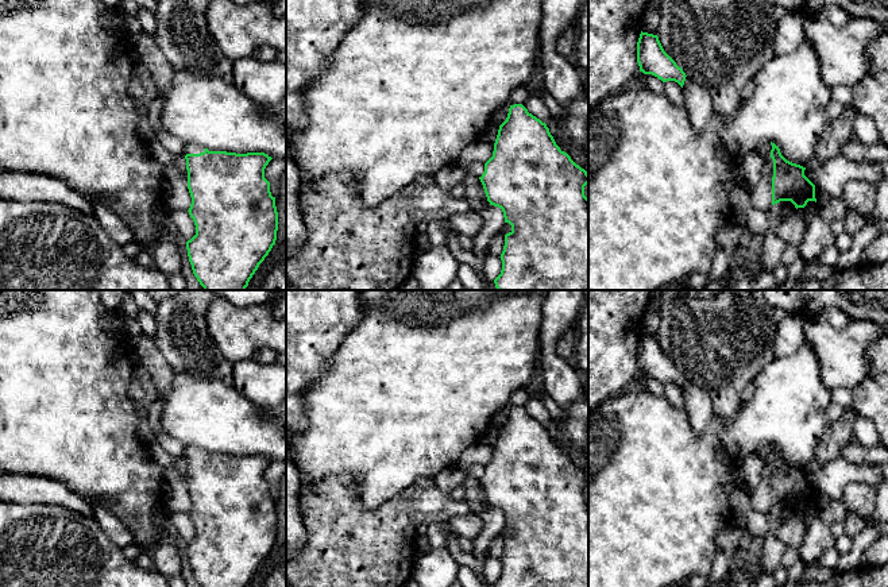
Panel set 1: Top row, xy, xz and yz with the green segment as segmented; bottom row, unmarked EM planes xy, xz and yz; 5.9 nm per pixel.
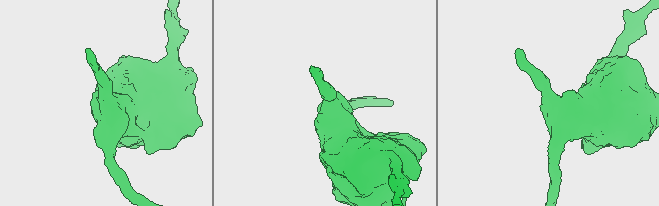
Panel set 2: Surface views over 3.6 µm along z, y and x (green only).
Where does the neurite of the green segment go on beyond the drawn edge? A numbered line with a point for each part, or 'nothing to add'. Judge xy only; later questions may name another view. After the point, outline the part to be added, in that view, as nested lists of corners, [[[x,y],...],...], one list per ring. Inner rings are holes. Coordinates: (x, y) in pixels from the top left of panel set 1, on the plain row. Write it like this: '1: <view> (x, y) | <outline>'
1: xy (190, 451) | [[[188,448],[184,451],[182,453],[182,457],[186,457],[186,456],[200,456],[200,455],[204,455],[205,452],[200,448]]]

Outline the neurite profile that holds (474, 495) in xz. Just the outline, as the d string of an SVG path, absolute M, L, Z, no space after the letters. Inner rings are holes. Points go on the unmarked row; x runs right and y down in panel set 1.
M467 476L464 480L464 498L474 514L480 515L490 509L483 487L475 478Z

